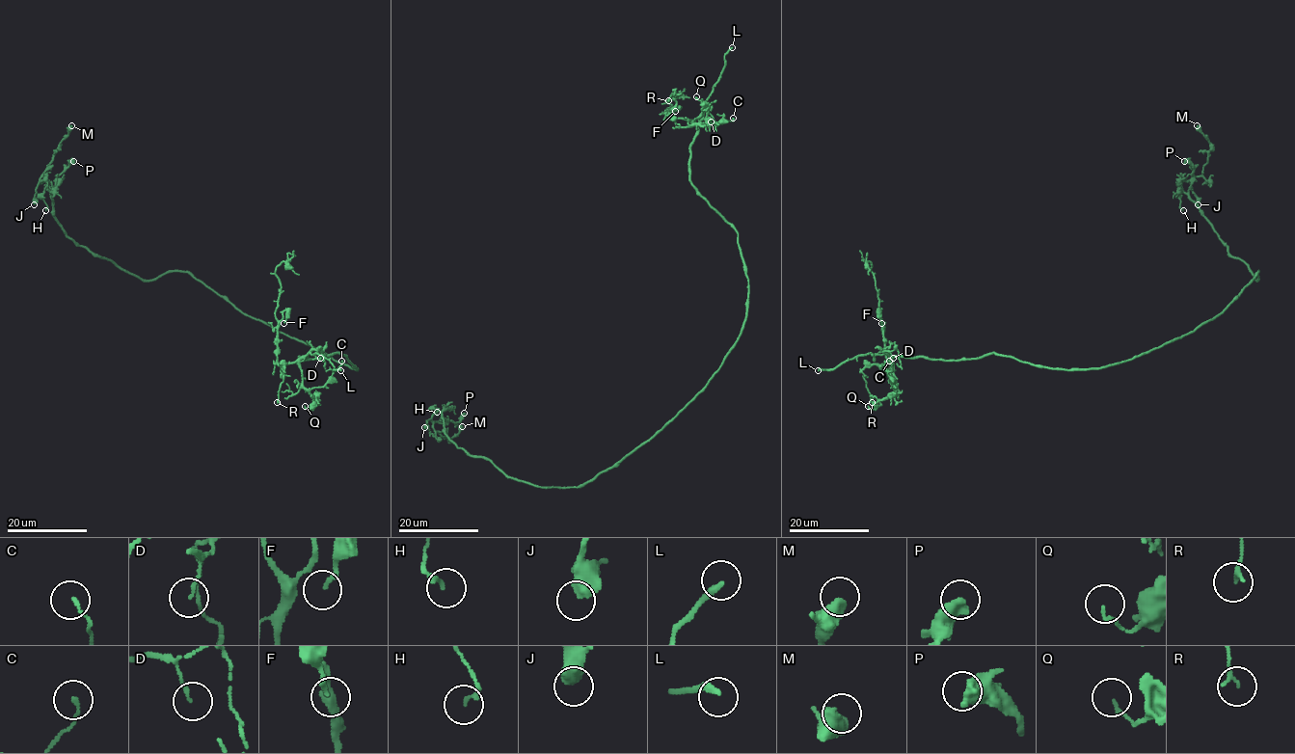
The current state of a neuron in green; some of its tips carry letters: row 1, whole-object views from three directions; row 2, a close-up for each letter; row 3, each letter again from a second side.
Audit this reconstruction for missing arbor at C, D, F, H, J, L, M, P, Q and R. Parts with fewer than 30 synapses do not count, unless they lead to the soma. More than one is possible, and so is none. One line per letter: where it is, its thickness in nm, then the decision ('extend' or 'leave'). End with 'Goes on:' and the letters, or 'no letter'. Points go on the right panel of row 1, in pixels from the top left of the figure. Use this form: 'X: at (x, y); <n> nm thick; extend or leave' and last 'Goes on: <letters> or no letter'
C: at (889, 361); 130 nm thick; leave
D: at (893, 358); 110 nm thick; leave
F: at (881, 323); 150 nm thick; leave
H: at (1183, 210); 160 nm thick; leave
J: at (1198, 204); 600 nm thick; leave
L: at (818, 370); 260 nm thick; extend
M: at (1197, 125); 400 nm thick; leave
P: at (1184, 161); 650 nm thick; leave
Q: at (868, 406); 130 nm thick; leave
R: at (872, 402); 150 nm thick; leave
Goes on: L

